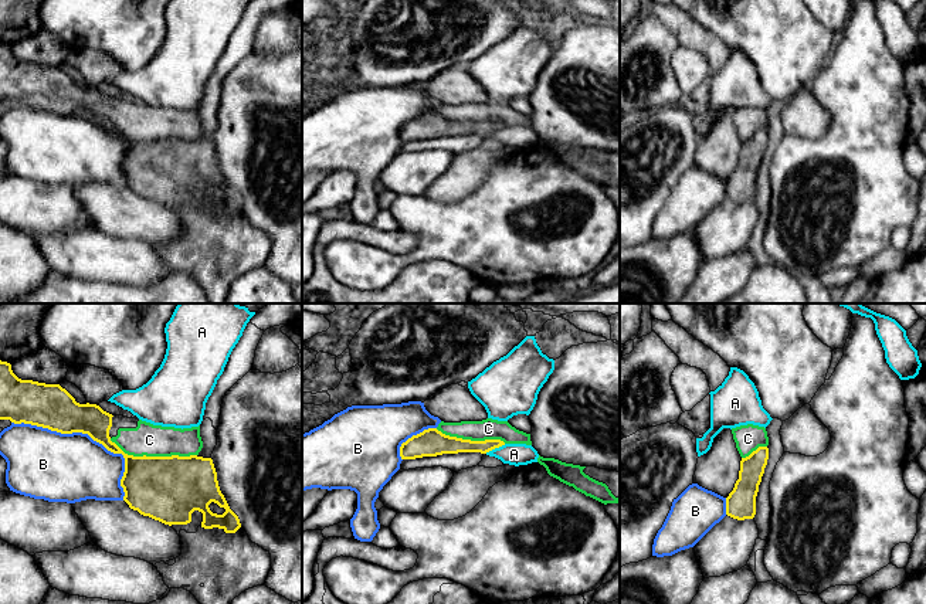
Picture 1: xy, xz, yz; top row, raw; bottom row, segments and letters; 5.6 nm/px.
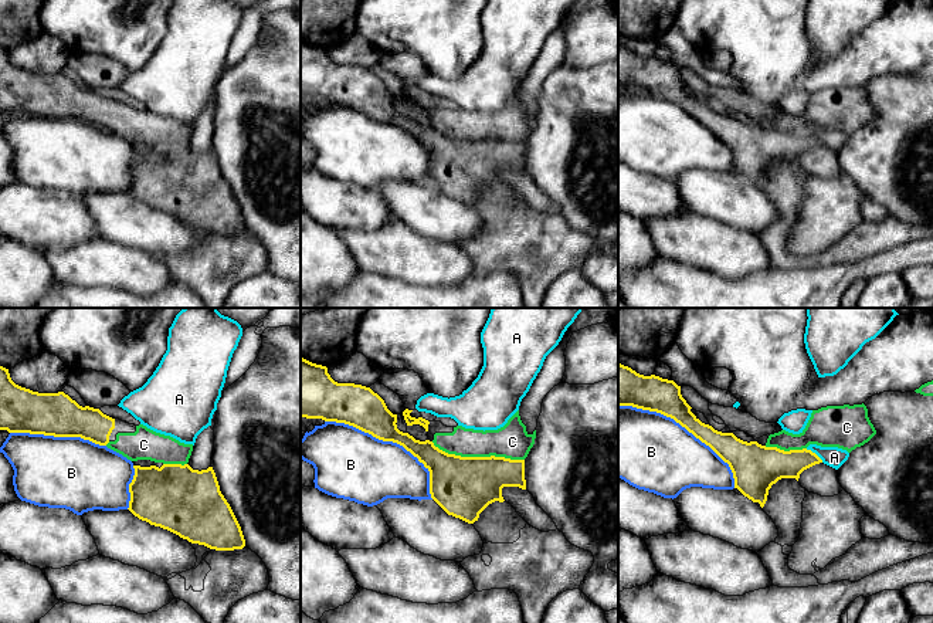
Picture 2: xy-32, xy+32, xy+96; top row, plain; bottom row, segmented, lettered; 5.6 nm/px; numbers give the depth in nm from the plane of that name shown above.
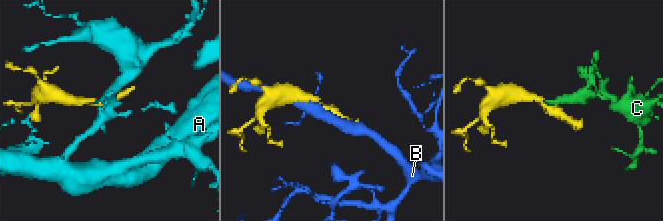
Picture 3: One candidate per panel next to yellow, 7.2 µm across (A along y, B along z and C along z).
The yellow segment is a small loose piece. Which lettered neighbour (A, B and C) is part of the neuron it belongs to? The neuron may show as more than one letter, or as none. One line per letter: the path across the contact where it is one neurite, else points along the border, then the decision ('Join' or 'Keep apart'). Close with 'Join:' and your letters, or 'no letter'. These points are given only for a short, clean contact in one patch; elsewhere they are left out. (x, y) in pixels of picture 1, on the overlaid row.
A: Boundary: xz (505, 444), (485, 452). Keep apart
B: Keep apart
C: Join
Join: C

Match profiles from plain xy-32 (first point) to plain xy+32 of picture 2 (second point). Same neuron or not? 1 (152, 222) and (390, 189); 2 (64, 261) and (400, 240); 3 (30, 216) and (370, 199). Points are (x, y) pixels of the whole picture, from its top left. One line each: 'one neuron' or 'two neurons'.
1: one neuron
2: one neuron
3: one neuron

